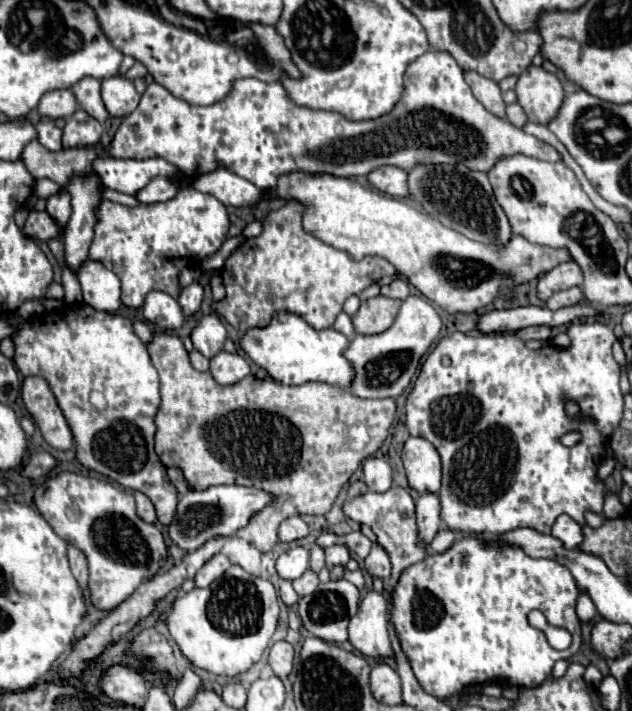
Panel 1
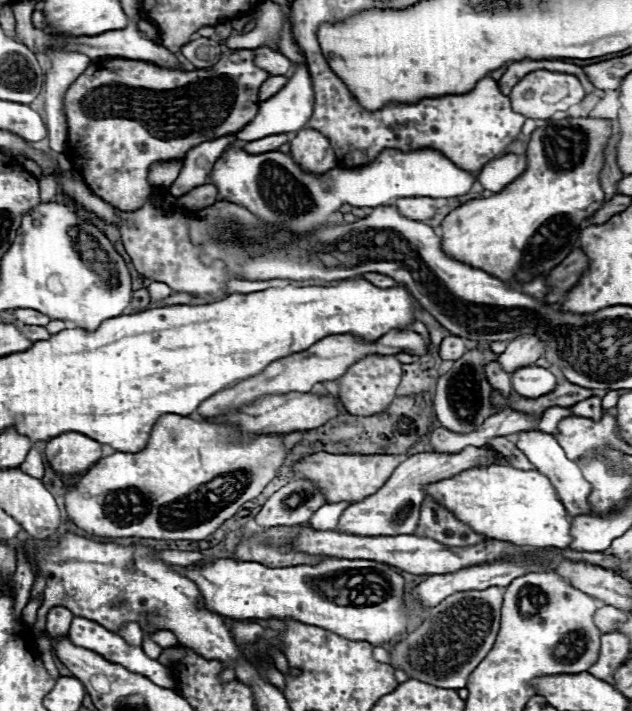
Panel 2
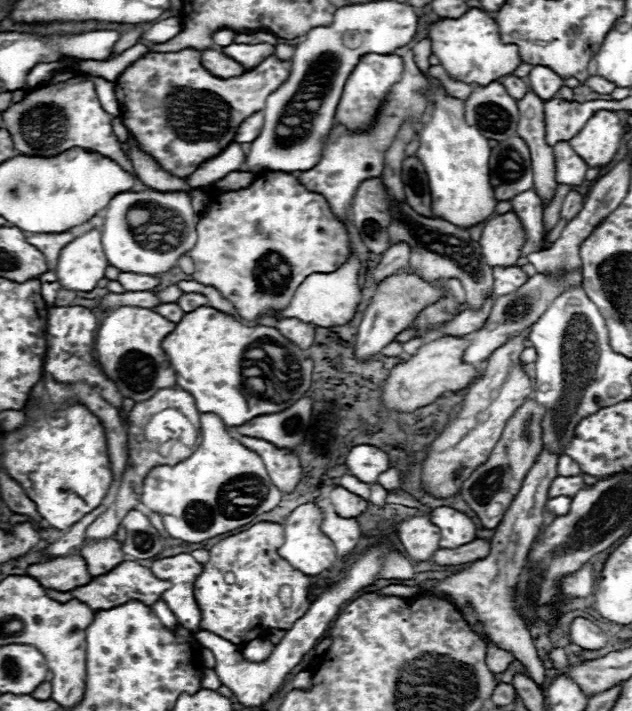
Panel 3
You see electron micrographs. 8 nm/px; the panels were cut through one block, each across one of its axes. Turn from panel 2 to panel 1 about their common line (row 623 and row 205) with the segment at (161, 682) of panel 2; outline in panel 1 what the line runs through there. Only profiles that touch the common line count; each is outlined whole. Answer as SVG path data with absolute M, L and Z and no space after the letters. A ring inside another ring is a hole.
M90 176L74 178L68 184L68 192L72 196L72 216L64 230L64 264L74 274L78 274L78 268L82 268L88 258L96 206L102 200L98 194L98 182L98 176Z

